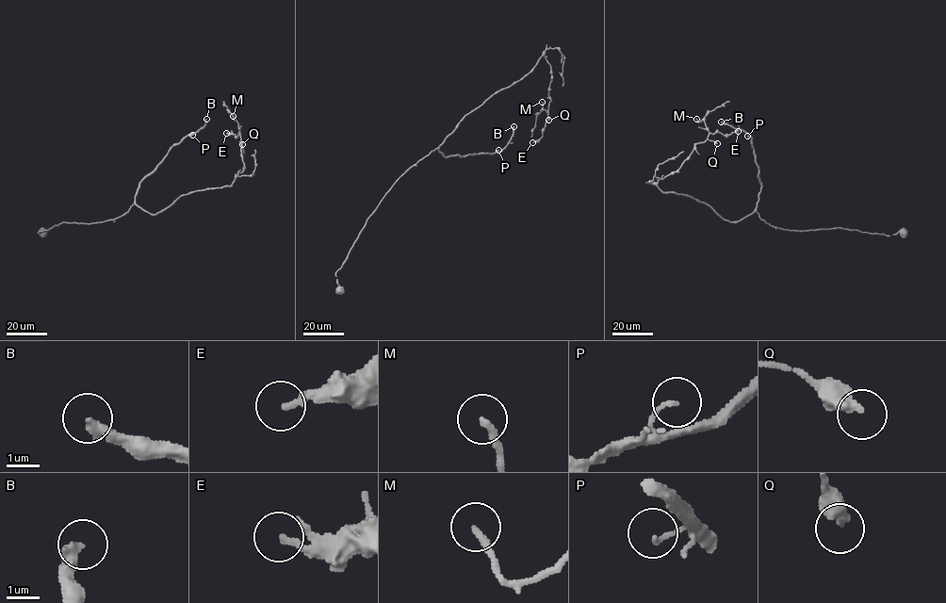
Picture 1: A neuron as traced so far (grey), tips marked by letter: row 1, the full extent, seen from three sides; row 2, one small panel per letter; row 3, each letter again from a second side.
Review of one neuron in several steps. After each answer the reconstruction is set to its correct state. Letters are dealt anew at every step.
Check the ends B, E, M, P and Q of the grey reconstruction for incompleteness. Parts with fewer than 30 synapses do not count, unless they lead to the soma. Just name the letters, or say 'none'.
B

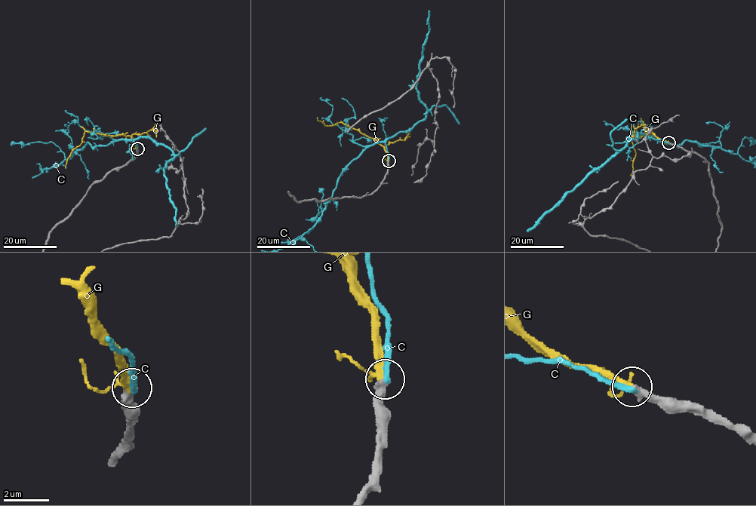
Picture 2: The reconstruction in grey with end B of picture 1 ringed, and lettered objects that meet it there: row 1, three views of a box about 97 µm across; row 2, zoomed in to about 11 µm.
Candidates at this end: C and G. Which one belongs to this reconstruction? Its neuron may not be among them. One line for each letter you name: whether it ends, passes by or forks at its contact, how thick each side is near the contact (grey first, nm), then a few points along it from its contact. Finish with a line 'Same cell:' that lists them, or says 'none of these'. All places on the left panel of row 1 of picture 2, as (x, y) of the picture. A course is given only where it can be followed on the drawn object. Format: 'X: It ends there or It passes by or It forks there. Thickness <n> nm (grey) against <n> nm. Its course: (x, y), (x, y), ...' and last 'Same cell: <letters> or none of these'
G: It passes by. Thickness 380 nm (grey) against 220 nm. Its course: (136, 148), (130, 136), (85, 132), (82, 142), (73, 148), (67, 159), (66, 168)
Same cell: G

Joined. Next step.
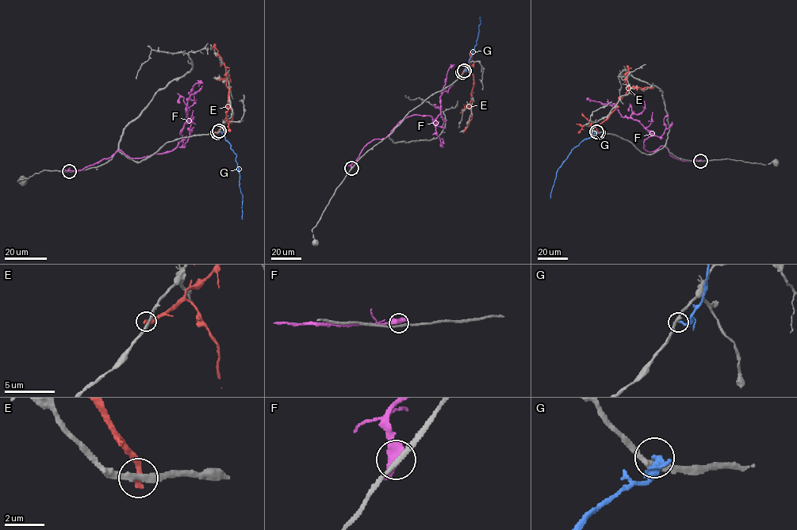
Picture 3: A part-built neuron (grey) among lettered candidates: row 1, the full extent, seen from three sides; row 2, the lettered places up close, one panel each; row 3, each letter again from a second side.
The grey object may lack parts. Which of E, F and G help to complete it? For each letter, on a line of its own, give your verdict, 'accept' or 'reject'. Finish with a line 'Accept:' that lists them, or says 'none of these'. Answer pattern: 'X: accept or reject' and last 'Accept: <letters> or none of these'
E: reject
F: reject
G: reject
Accept: none of these

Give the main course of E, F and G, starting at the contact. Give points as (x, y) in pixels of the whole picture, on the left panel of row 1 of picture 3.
E: (217, 132), (224, 123), (231, 122), (232, 113), (226, 85), (227, 76), (230, 78), (218, 79)
F: (69, 171), (93, 165), (117, 150), (135, 158), (170, 151), (182, 140), (189, 93), (195, 83), (202, 83)
G: (219, 131), (236, 154), (239, 187), (243, 196), (242, 219)

